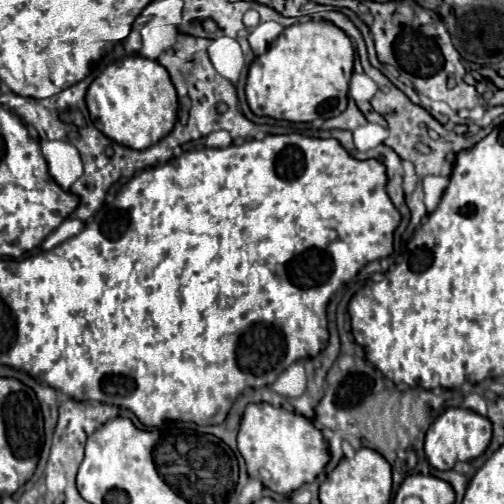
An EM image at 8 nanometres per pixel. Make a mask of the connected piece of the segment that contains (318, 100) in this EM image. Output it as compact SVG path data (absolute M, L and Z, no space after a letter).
M308 19L286 27L270 49L256 57L248 71L246 99L258 117L292 123L332 119L346 109L354 49L348 35L330 21Z

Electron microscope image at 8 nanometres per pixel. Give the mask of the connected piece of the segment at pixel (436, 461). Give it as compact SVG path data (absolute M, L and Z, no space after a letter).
M450 407L430 425L424 441L424 451L434 469L448 471L456 465L456 461L470 461L482 455L490 439L492 439L492 423L486 417L468 409Z

